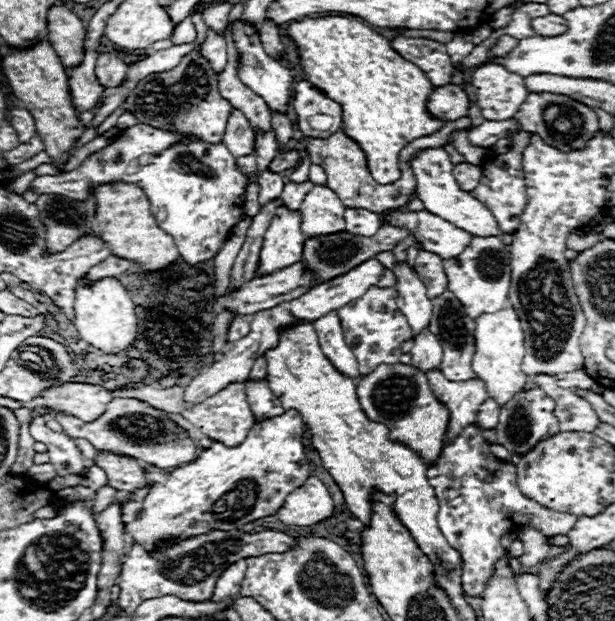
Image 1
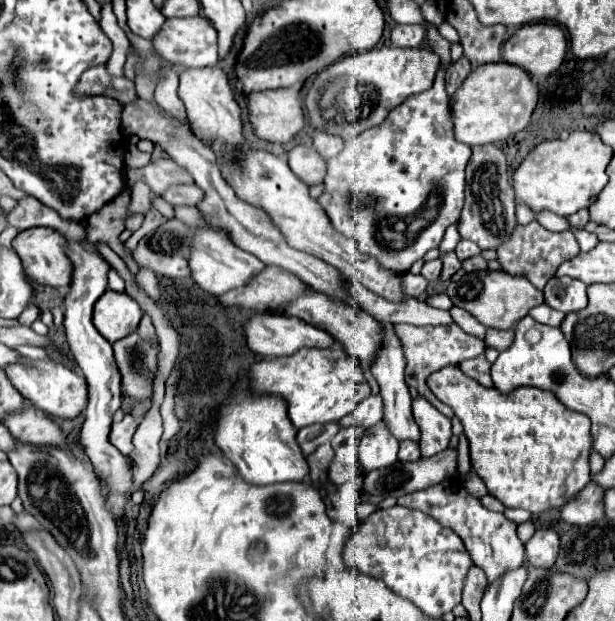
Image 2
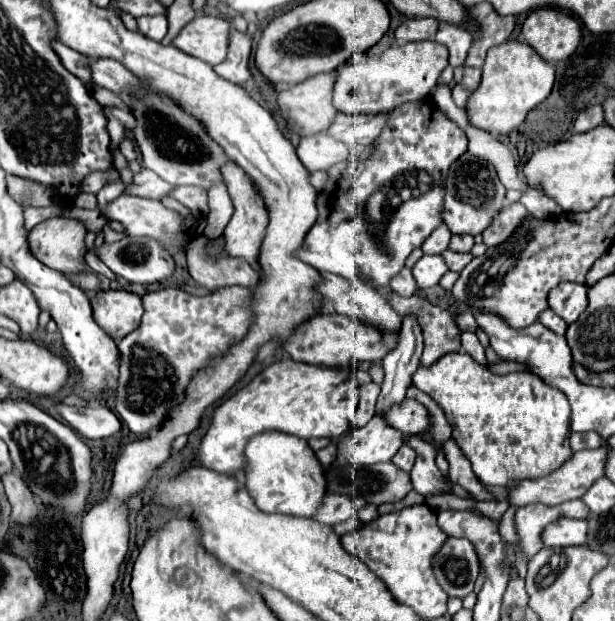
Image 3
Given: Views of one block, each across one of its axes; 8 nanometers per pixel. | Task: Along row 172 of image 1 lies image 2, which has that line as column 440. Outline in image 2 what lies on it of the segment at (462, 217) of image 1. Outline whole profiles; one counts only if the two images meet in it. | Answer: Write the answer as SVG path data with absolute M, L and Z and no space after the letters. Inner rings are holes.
M422 396L412 402L412 412L414 412L416 424L420 426L422 456L430 458L446 450L452 438L452 422L446 416L438 414L438 410L434 410L432 404Z

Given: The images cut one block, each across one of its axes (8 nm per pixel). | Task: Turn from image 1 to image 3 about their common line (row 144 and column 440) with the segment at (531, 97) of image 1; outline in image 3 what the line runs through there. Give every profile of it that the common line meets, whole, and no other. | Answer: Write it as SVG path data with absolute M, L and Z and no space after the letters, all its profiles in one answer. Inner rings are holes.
M448 538L432 566L438 584L446 594L464 598L474 590L480 564L474 546L466 538Z

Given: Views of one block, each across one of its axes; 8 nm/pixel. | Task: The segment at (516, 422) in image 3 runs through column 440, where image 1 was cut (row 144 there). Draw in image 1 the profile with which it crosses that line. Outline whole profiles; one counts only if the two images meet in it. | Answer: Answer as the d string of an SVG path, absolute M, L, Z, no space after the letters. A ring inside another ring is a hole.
M342 16L304 18L300 22L290 24L288 34L298 46L300 64L308 76L308 82L312 86L318 86L318 90L322 90L328 98L334 98L334 102L342 106L342 132L350 136L366 154L366 162L372 178L378 184L390 184L400 180L402 176L400 164L398 164L400 150L412 140L434 134L444 126L442 120L434 118L428 112L426 102L428 102L428 96L434 92L434 86L430 84L426 74L418 70L418 66L402 58L392 48L388 38L380 36L372 28L350 18L342 18Z

